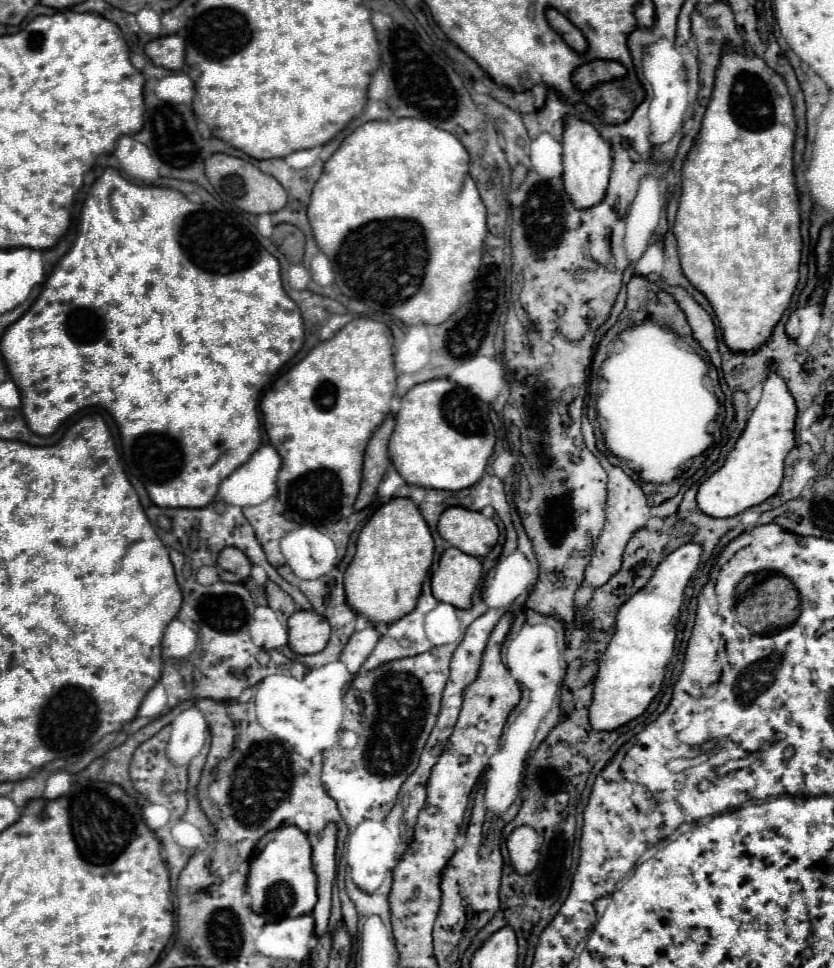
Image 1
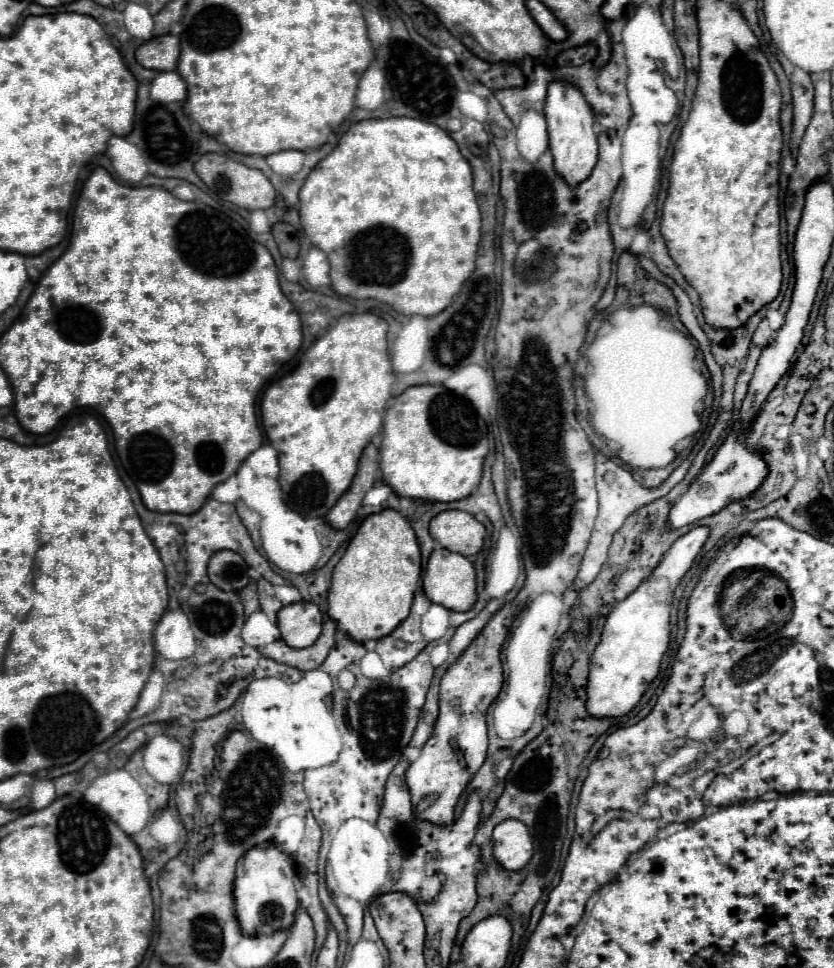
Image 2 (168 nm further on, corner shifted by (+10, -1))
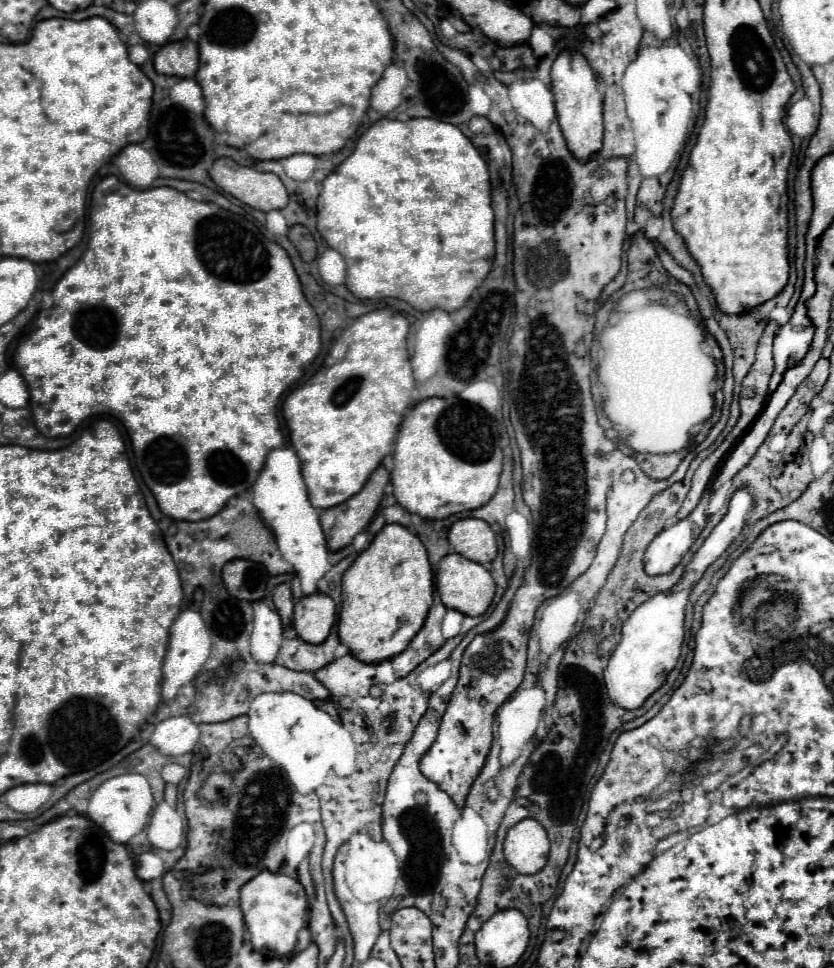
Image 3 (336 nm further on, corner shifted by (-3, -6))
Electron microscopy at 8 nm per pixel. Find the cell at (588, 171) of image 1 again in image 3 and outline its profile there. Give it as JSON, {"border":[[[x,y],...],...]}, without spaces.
{"border":[[[562,52],[552,66],[552,94],[558,114],[558,124],[566,138],[568,150],[580,164],[590,162],[602,150],[604,126],[602,126],[602,94],[598,90],[598,80],[588,66],[586,58],[576,52]]]}

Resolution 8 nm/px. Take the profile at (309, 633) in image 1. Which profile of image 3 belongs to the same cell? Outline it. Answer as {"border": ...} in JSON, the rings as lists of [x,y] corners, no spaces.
{"border":[[[324,594],[304,596],[294,606],[294,630],[308,644],[322,644],[336,620],[336,606]]]}

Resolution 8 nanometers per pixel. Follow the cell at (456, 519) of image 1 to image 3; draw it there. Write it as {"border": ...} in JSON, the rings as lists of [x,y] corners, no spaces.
{"border":[[[478,518],[456,520],[448,530],[450,546],[464,558],[480,564],[488,564],[496,558],[496,534],[492,528]]]}

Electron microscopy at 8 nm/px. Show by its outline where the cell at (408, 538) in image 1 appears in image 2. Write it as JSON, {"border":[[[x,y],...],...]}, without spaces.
{"border":[[[393,509],[369,515],[333,569],[327,615],[353,641],[377,641],[407,619],[419,579],[421,553],[409,521]]]}

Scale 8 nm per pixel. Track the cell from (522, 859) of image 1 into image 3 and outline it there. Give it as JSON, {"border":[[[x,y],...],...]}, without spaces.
{"border":[[[532,818],[512,826],[504,840],[504,858],[520,874],[536,874],[548,860],[546,830]]]}

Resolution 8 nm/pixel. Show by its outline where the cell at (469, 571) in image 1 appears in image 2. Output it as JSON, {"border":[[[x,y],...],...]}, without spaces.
{"border":[[[435,549],[429,557],[427,571],[423,575],[423,589],[425,595],[437,605],[443,605],[451,611],[469,611],[477,601],[477,577],[473,563],[467,557],[449,549]]]}

